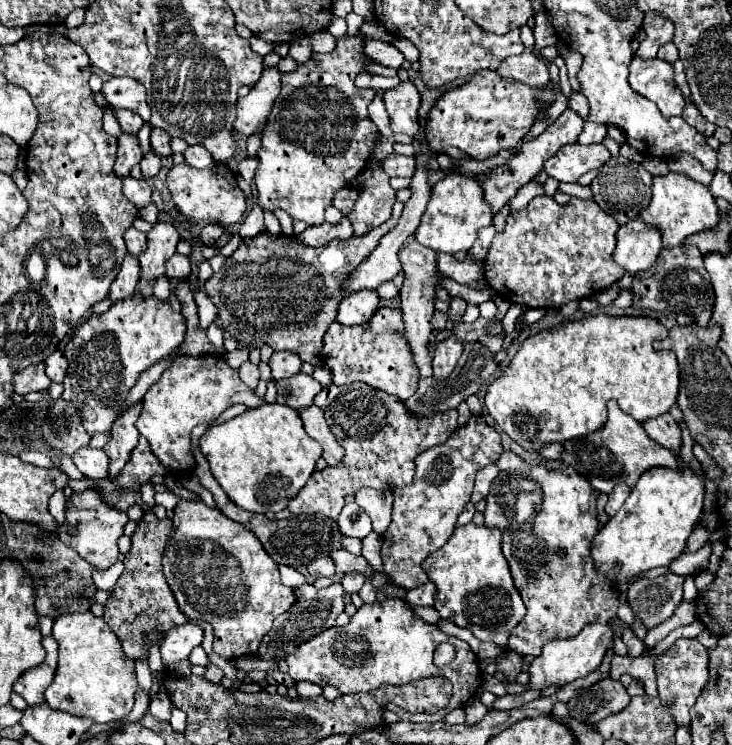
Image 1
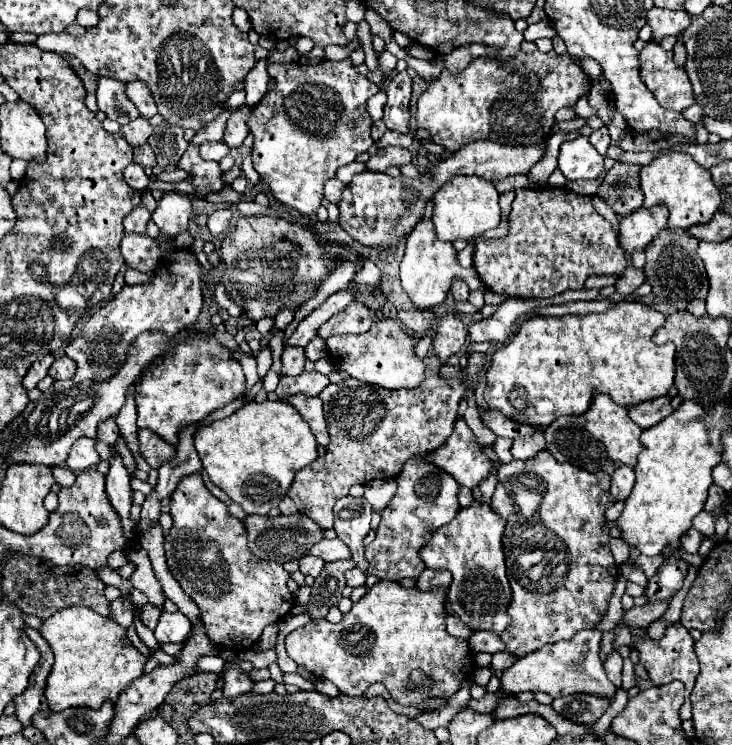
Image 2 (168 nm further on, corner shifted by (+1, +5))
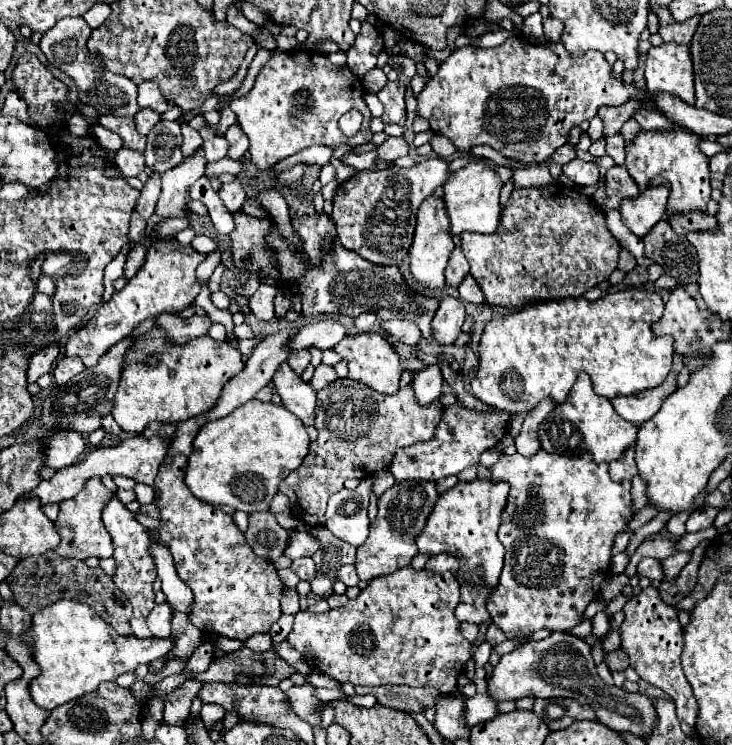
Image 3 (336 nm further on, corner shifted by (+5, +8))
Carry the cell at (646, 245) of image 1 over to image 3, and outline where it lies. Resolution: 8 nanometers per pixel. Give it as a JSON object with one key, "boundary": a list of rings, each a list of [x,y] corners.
{"boundary":[[[664,185],[646,189],[640,197],[620,203],[624,225],[638,237],[644,237],[662,217],[668,203],[668,189]]]}

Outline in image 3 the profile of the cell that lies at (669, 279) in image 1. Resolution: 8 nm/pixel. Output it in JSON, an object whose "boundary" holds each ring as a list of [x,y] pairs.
{"boundary":[[[666,219],[658,221],[656,227],[642,239],[646,247],[646,257],[654,259],[666,269],[668,275],[680,281],[680,287],[690,287],[698,281],[698,255],[692,245],[676,237]]]}

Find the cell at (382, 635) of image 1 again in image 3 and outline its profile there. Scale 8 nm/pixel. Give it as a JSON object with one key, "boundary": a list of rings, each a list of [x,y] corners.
{"boundary":[[[408,565],[392,575],[372,579],[356,599],[348,599],[346,605],[338,609],[326,613],[298,611],[286,641],[304,655],[314,671],[334,677],[340,683],[434,687],[440,693],[450,693],[456,691],[456,677],[472,657],[472,643],[460,633],[460,621],[454,615],[460,599],[458,585],[454,573],[428,573],[428,569],[416,571]]]}

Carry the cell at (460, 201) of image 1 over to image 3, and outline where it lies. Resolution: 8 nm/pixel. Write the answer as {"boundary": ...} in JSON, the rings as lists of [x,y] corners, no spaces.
{"boundary":[[[472,161],[466,167],[454,171],[446,185],[444,185],[444,201],[446,201],[446,211],[450,217],[450,231],[452,235],[460,235],[464,231],[476,231],[476,233],[494,233],[500,221],[500,189],[502,189],[502,179],[498,173],[480,163]]]}

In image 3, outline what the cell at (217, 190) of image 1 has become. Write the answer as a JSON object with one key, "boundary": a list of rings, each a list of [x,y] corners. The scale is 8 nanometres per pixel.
{"boundary":[[[182,123],[182,137],[184,137],[184,143],[182,143],[184,157],[188,157],[188,155],[196,153],[196,149],[200,149],[200,145],[202,145],[200,133],[196,129],[192,129],[190,125],[186,125],[186,123]]]}

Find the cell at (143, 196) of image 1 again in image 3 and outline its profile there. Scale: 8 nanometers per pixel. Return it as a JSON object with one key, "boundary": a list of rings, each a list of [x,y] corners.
{"boundary":[[[120,149],[116,153],[116,161],[118,169],[126,175],[126,177],[136,177],[138,173],[144,171],[144,155],[142,153],[136,153],[136,151],[130,151],[130,149]]]}

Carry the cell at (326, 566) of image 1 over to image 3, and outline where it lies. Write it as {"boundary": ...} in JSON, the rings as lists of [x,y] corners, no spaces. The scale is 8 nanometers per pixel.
{"boundary":[[[304,557],[304,559],[296,559],[296,561],[292,561],[292,565],[290,565],[290,569],[302,579],[302,581],[312,581],[312,577],[316,577],[316,565],[314,565],[314,561],[310,559],[310,557]]]}

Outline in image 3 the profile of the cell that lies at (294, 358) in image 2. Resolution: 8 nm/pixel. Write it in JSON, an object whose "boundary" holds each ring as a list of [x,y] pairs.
{"boundary":[[[294,351],[294,353],[290,353],[288,355],[288,365],[298,373],[298,375],[302,375],[304,373],[304,369],[306,369],[306,365],[310,363],[310,351]]]}

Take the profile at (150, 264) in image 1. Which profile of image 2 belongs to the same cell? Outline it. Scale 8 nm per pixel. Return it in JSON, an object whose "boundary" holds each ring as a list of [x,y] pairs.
{"boundary":[[[166,192],[158,202],[156,212],[152,214],[154,224],[160,228],[160,236],[156,238],[158,244],[172,240],[174,236],[188,230],[188,222],[192,218],[192,204],[186,194]]]}

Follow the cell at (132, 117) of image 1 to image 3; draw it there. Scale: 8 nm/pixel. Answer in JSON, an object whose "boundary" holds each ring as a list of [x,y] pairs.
{"boundary":[[[60,19],[56,21],[56,25],[52,29],[48,29],[48,33],[42,35],[40,39],[40,49],[46,55],[48,63],[58,67],[60,71],[64,71],[78,87],[78,99],[88,105],[94,107],[100,115],[126,115],[126,117],[134,117],[138,113],[138,103],[136,103],[136,85],[122,77],[122,75],[114,75],[108,69],[104,69],[100,65],[100,59],[96,53],[88,51],[86,43],[90,39],[92,29],[88,27],[88,23],[84,19]]]}

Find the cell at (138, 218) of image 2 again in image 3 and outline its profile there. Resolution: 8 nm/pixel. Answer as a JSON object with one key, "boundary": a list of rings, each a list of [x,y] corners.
{"boundary":[[[152,173],[150,179],[144,183],[142,191],[140,191],[140,199],[138,199],[138,213],[144,217],[144,219],[150,219],[154,215],[154,207],[156,207],[156,201],[160,197],[160,175],[158,173]]]}

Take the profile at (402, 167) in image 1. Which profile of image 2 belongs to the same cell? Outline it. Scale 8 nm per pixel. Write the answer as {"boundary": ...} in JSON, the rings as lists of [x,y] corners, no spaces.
{"boundary":[[[388,146],[384,150],[380,150],[378,154],[374,154],[368,162],[366,162],[366,168],[368,170],[378,170],[378,172],[384,172],[386,168],[390,166],[406,166],[412,162],[412,156],[406,148],[400,148],[400,146]]]}

